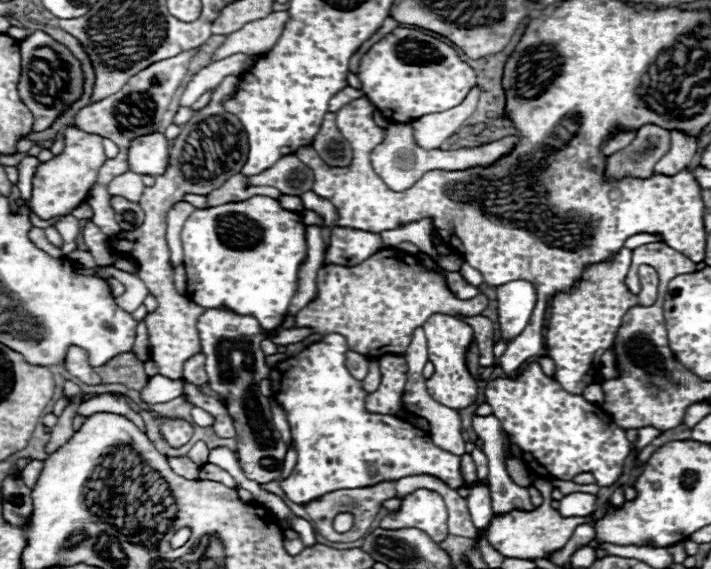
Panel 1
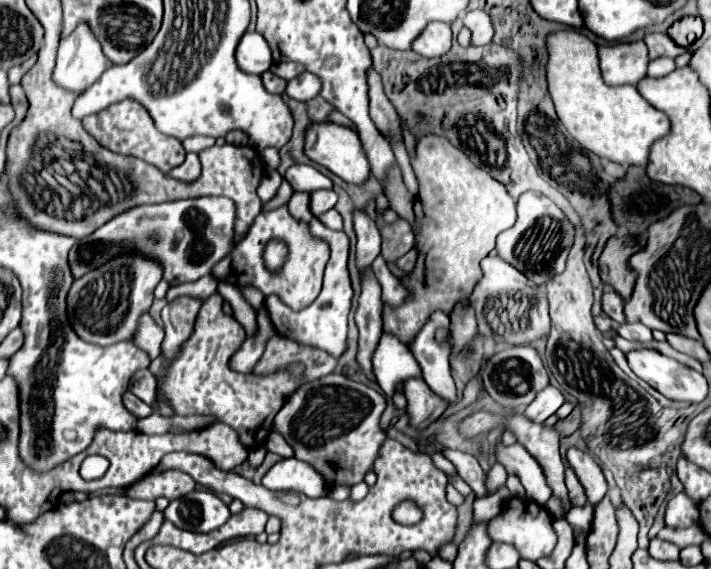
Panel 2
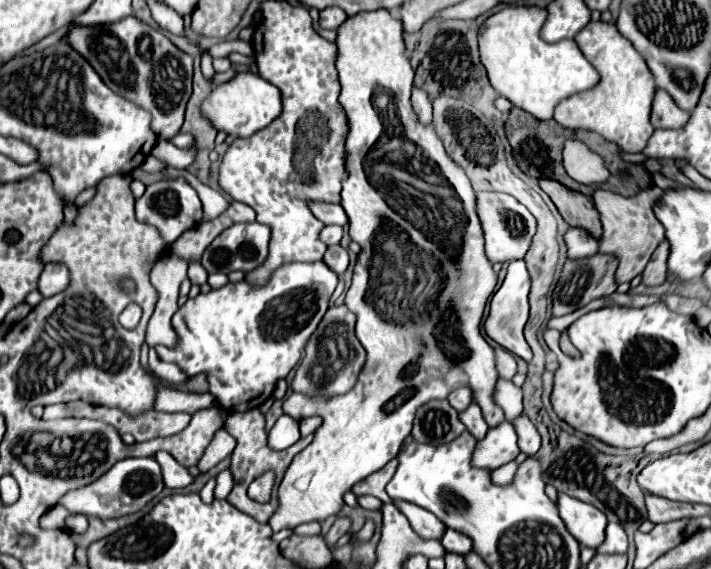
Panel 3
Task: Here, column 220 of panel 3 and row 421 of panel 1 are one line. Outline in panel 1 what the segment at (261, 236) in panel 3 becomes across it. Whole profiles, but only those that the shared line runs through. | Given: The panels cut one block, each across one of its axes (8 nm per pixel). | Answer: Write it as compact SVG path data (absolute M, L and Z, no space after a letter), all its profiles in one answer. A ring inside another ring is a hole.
M224 308L206 310L198 320L198 332L202 342L202 354L206 356L208 386L226 402L226 410L234 420L236 452L244 474L258 484L280 480L286 444L280 438L280 432L274 428L270 398L262 396L258 390L258 382L270 376L270 368L266 366L264 352L260 348L260 342L266 338L266 334L262 332L256 318L238 316L232 310Z

